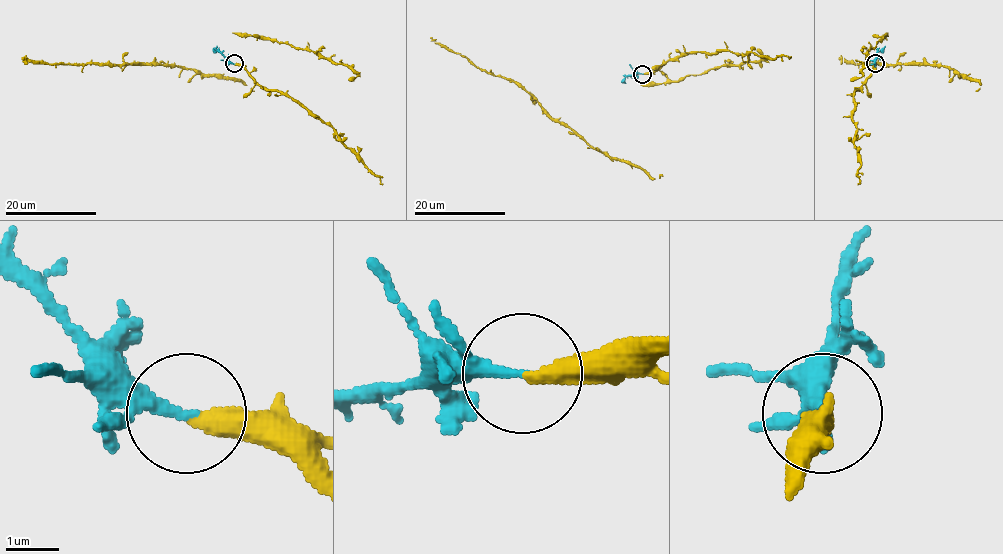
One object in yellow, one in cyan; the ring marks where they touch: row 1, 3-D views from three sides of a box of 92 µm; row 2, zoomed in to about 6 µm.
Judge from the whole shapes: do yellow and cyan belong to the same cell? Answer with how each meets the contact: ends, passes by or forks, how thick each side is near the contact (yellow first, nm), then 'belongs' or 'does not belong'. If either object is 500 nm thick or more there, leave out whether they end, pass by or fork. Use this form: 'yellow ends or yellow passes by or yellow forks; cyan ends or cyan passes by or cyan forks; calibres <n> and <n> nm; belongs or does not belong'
yellow ends; cyan ends; calibres 360 and 240 nm; belongs

